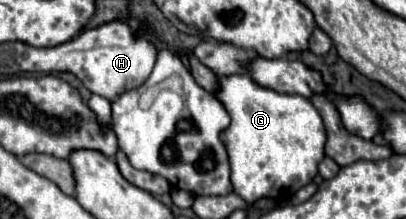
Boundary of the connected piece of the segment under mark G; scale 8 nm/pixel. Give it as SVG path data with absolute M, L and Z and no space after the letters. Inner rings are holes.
M221 75L215 99L223 103L231 125L223 129L221 141L231 159L231 183L235 193L253 203L259 197L289 199L297 189L311 183L317 165L325 157L325 127L315 105L303 95L283 95L261 87L249 75Z

